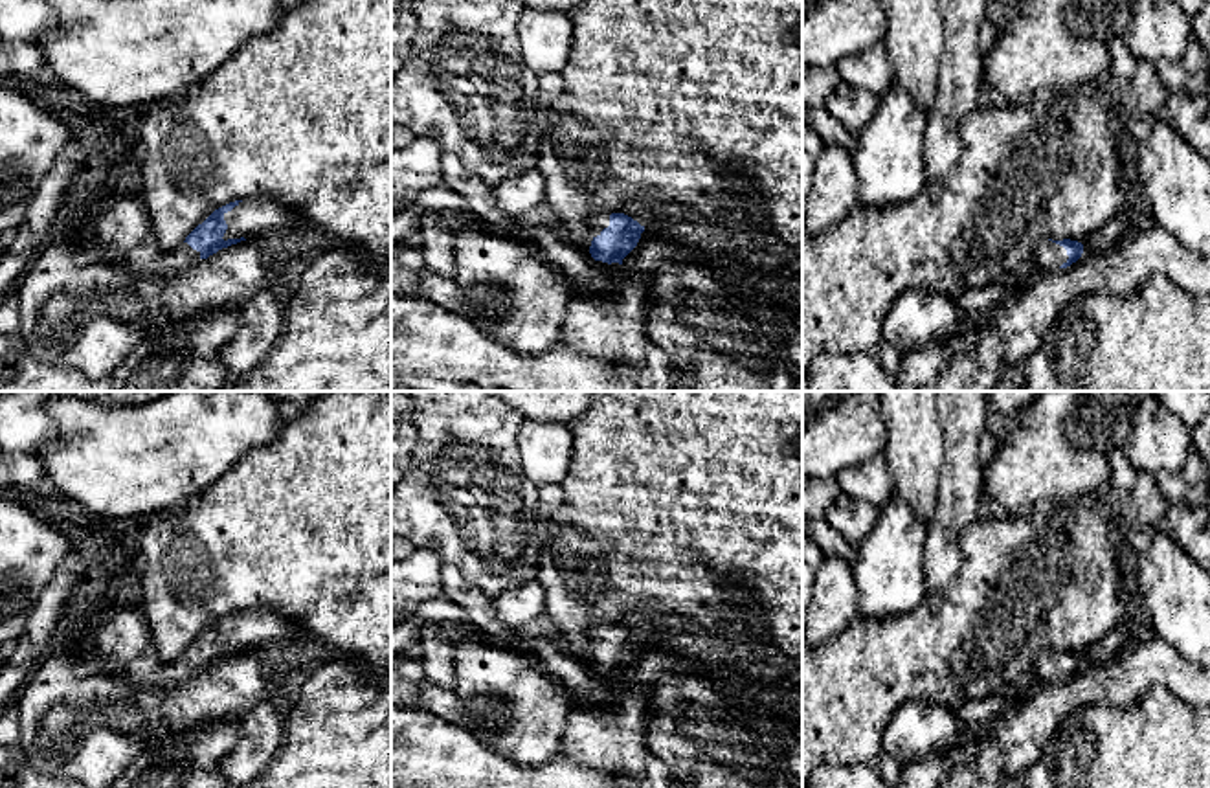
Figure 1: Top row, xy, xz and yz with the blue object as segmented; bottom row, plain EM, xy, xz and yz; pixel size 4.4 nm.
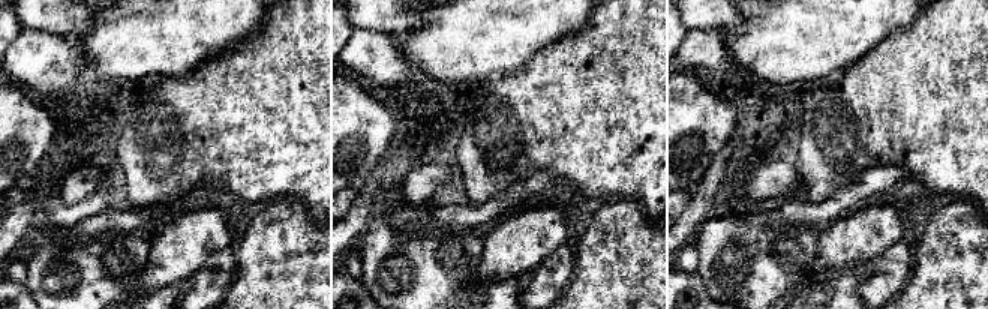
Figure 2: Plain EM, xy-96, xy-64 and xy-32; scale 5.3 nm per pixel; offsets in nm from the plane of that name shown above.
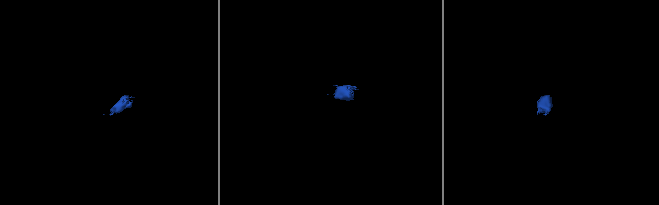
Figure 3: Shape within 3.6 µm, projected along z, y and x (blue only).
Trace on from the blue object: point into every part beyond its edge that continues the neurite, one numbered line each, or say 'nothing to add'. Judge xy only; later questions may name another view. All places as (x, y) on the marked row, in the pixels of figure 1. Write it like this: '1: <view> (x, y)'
1: xy (254, 217)
2: xy (149, 258)

